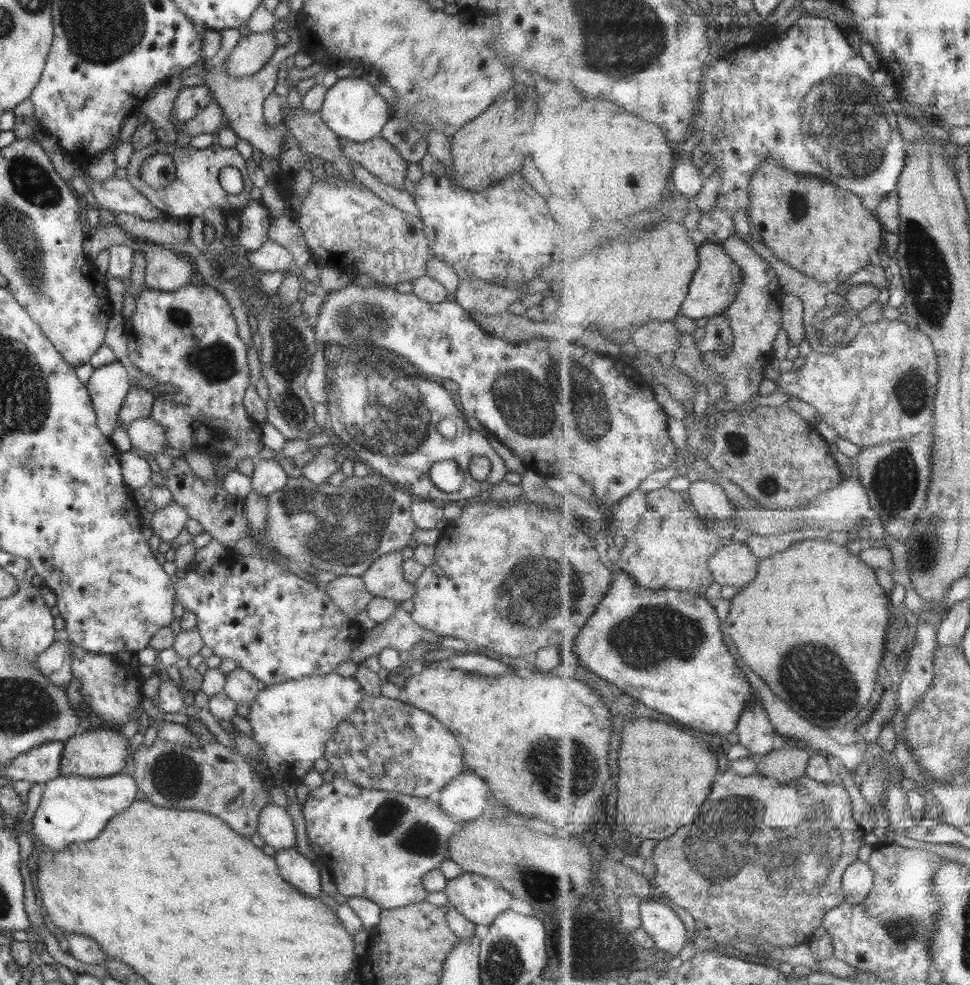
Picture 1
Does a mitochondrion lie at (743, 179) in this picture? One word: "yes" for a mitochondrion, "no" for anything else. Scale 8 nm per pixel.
no

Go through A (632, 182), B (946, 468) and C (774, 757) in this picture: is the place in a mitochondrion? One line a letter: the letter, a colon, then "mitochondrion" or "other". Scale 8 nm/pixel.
A: other
B: mitochondrion
C: other

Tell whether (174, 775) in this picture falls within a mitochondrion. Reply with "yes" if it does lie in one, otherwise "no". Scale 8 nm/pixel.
yes

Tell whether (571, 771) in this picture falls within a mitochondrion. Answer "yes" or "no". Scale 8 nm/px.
yes

